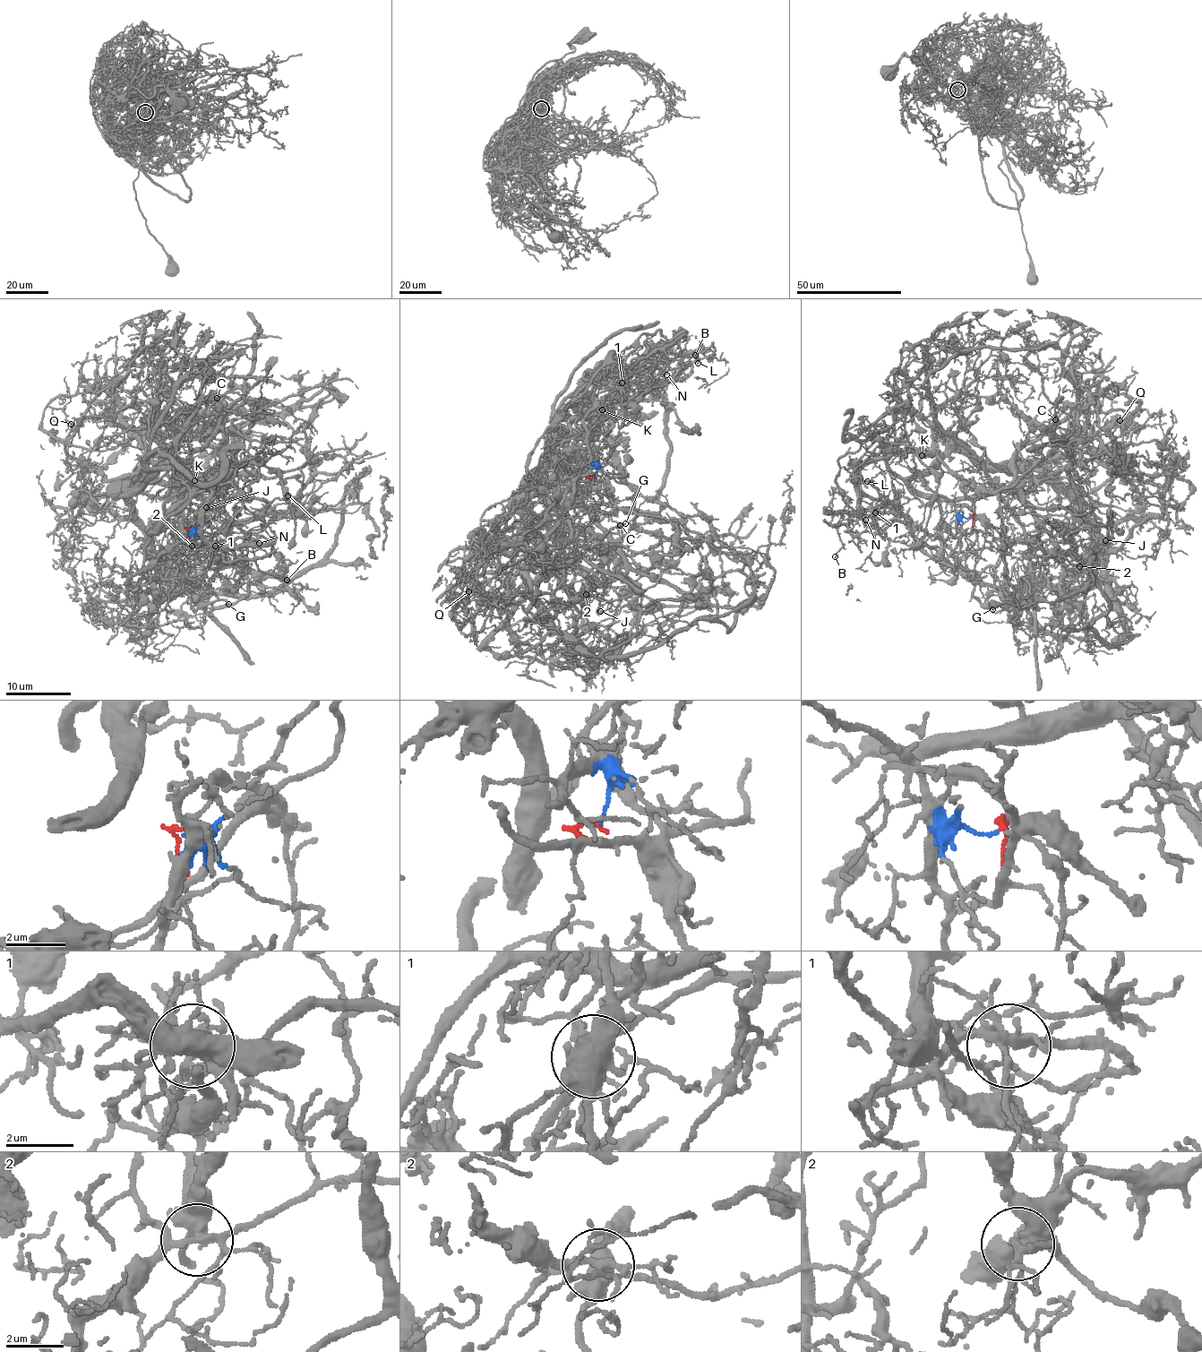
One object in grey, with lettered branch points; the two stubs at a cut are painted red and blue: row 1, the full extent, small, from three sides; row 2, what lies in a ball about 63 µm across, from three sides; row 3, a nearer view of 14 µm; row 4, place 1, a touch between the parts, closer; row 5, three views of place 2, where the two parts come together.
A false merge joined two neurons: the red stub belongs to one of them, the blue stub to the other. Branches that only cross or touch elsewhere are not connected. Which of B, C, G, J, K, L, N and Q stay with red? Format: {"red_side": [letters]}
{"red_side": ["C", "G", "K", "N", "Q"]}

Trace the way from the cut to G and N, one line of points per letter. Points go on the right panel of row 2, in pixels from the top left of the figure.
G: (973, 516), (971, 531), (946, 559), (983, 572), (991, 565), (1003, 605), (991, 609)
N: (973, 516), (945, 560), (940, 535), (931, 539), (885, 501), (861, 496), (850, 532), (877, 520), (866, 520)

